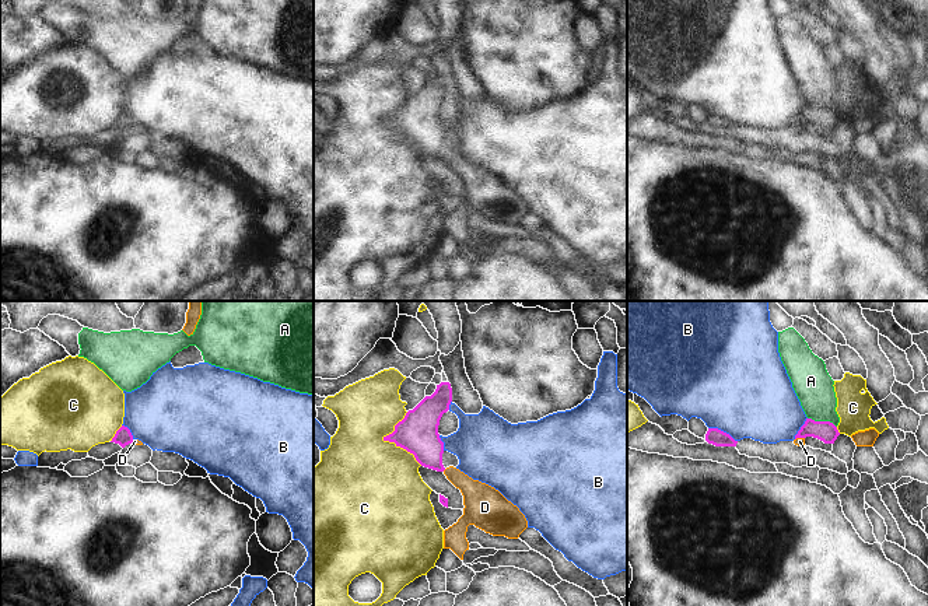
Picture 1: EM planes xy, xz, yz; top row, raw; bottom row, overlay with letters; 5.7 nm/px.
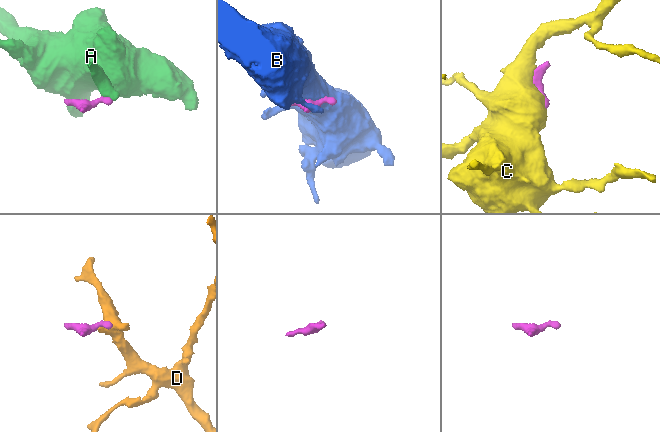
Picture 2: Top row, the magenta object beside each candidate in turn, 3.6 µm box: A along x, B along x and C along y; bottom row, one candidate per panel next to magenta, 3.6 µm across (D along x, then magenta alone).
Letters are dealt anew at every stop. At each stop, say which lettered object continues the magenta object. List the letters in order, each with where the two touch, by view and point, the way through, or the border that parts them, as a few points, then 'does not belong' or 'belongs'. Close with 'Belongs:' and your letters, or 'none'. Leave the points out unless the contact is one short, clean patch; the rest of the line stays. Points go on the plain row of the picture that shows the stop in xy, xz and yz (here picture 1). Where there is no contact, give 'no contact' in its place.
A: contact yz (822, 108); border yz (808, 104), (829, 107), (836, 114); does not belong
B: contact yz (722, 118); does not belong
C: contact xz (389, 128); does not belong
D: contact yz (799, 123); border yz (804, 123), (795, 126); does not belong
Belongs: none

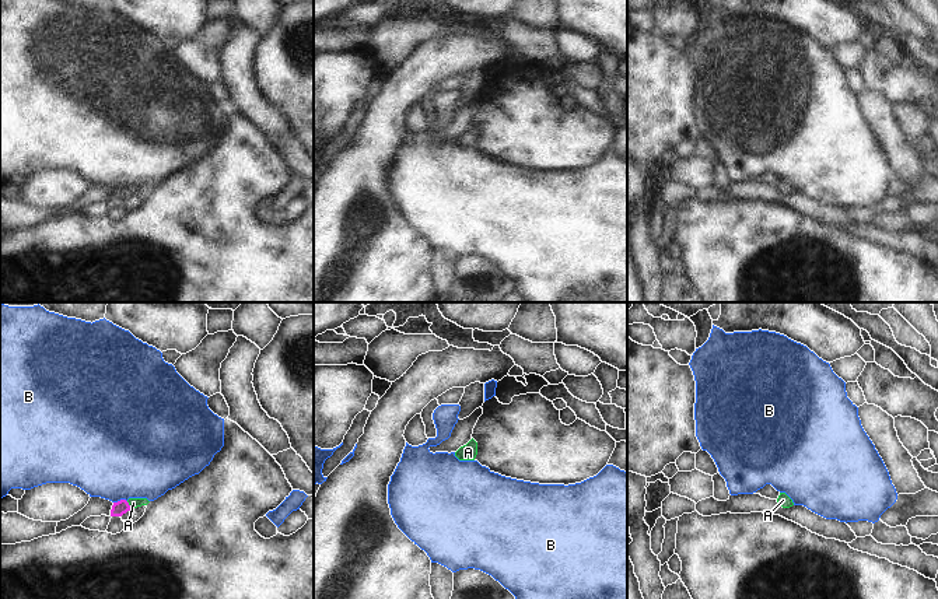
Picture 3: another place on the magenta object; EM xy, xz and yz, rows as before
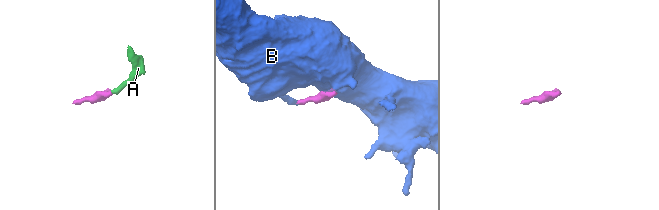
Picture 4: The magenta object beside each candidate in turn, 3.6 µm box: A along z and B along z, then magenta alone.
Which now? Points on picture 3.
A: contact xy (128, 191); way xy (121, 193), (128, 191), (133, 189); belongs
B: contact xy (121, 186); does not belong
Belongs: A

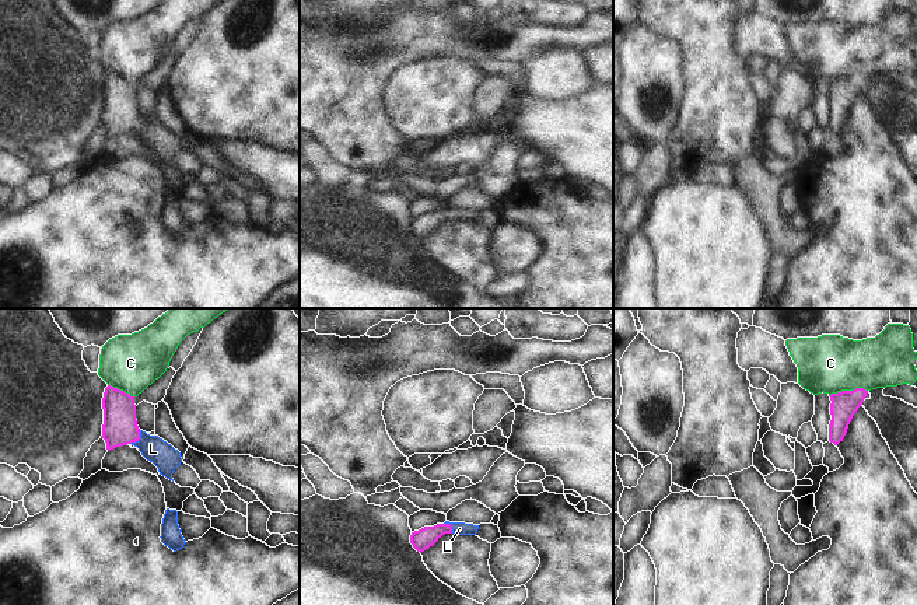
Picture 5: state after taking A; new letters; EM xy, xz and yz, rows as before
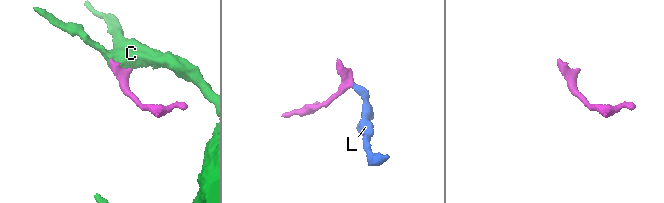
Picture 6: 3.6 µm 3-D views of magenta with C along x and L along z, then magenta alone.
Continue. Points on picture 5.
C: contact yz (847, 77); border yz (867, 76), (842, 76), (829, 81); does not belong
L: contact xy (137, 125); way xy (119, 114), (137, 125), (153, 135); belongs
Belongs: L

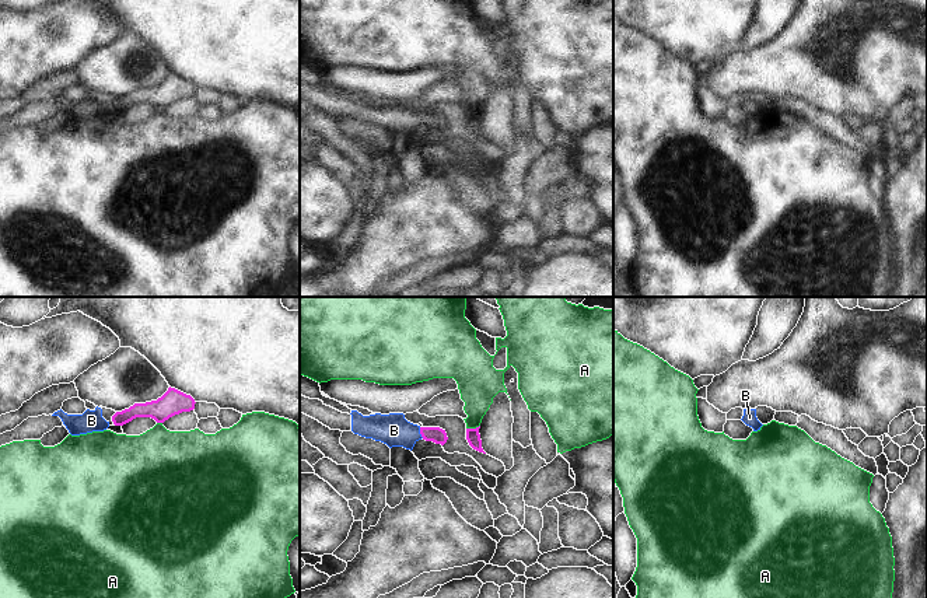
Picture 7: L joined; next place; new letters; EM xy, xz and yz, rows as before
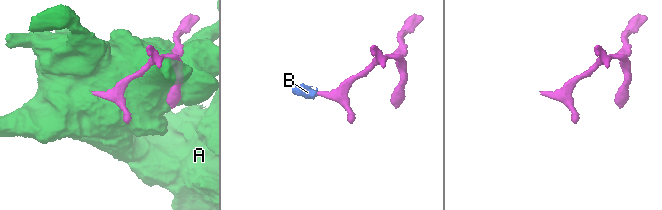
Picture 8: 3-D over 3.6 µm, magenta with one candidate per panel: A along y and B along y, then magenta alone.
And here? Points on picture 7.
A: contact xz (472, 115); does not belong
B: contact xz (420, 119); way xz (436, 121), (420, 119), (399, 119), (394, 116); belongs
Belongs: B

